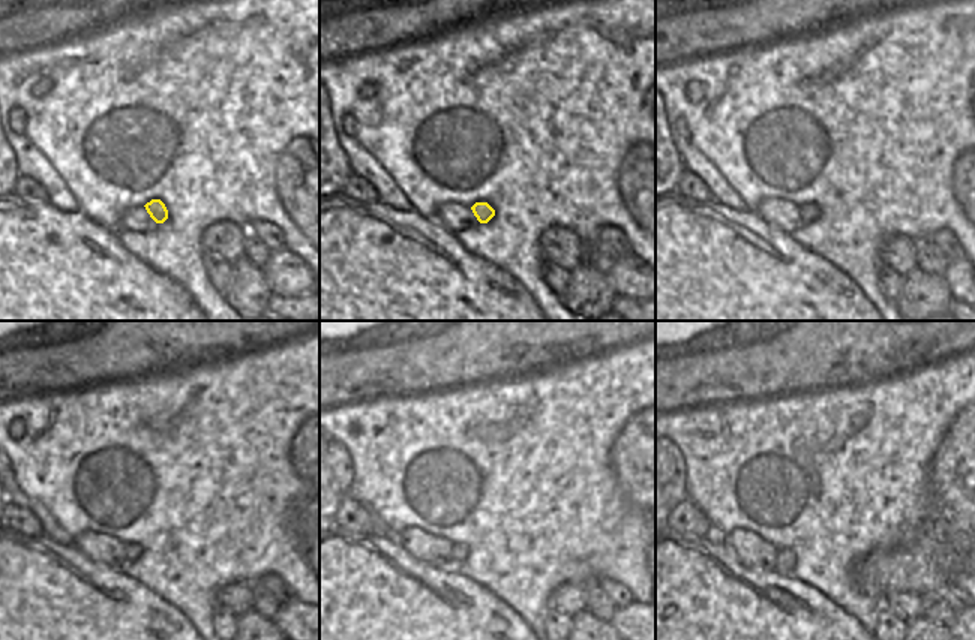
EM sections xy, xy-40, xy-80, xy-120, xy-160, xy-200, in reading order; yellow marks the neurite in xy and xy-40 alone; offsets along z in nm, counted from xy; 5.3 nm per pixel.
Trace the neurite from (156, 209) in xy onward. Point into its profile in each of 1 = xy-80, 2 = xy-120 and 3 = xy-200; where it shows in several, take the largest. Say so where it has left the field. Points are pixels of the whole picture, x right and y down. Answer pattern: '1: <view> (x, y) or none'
1: xy-80 (809, 213)
2: xy-120 (132, 550)
3: xy-200 (786, 561)

